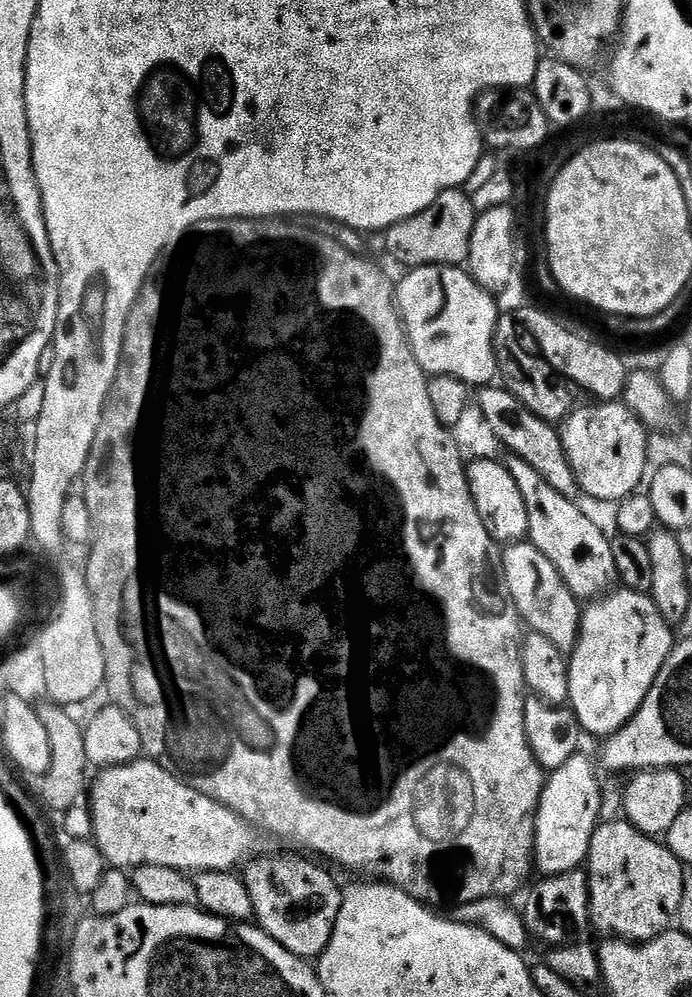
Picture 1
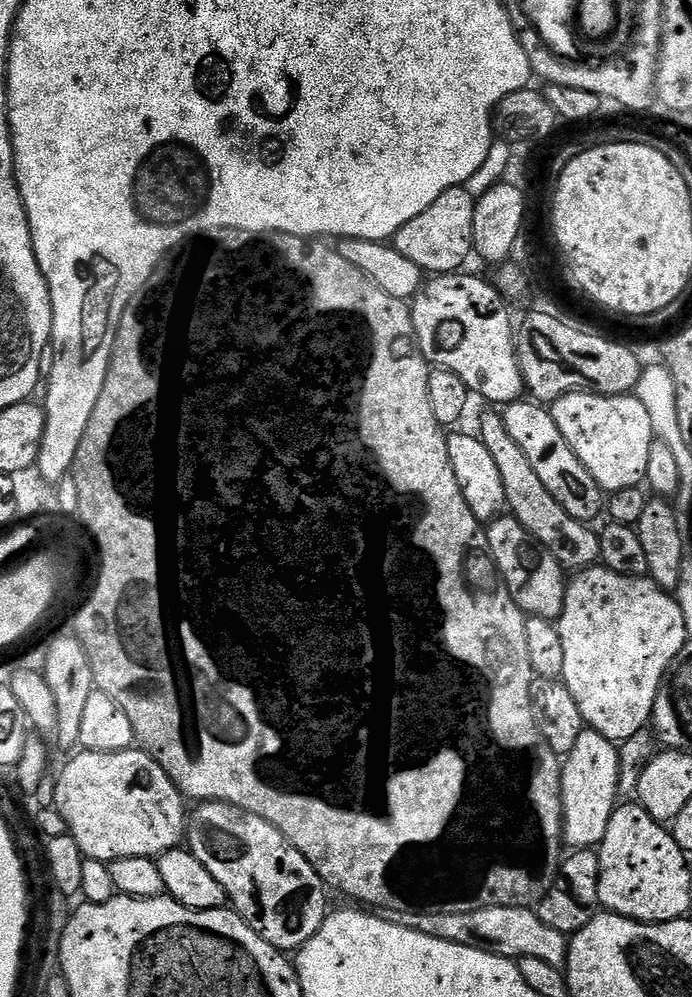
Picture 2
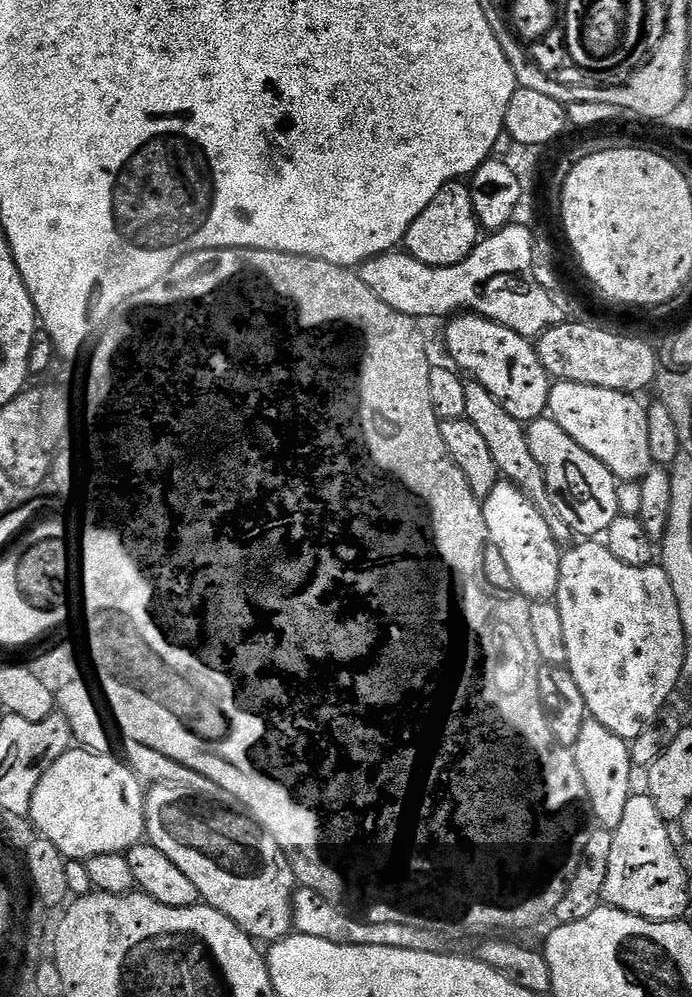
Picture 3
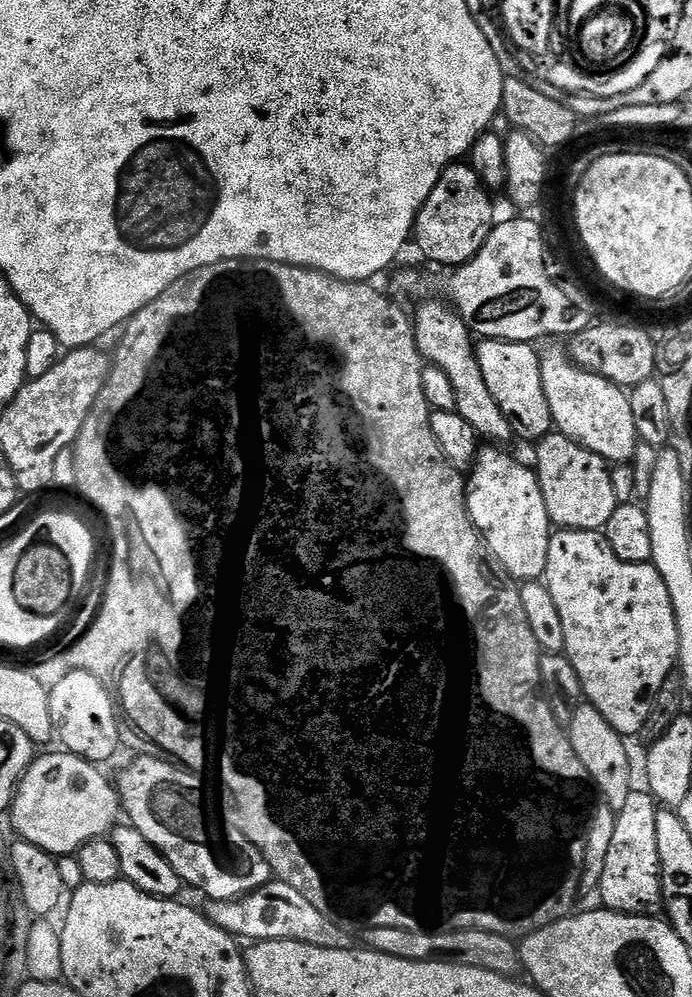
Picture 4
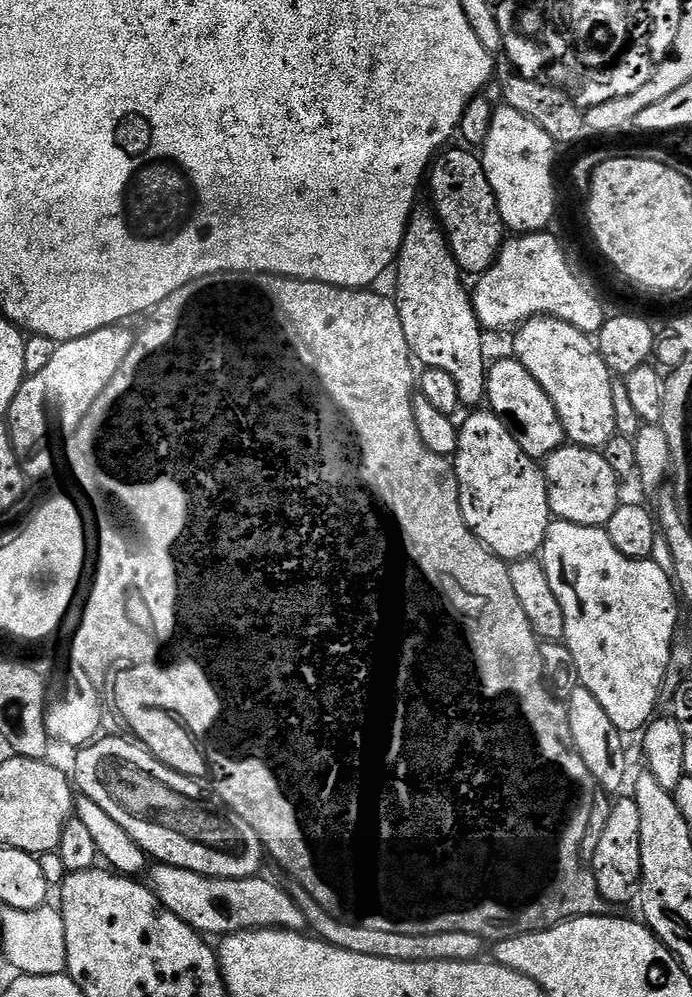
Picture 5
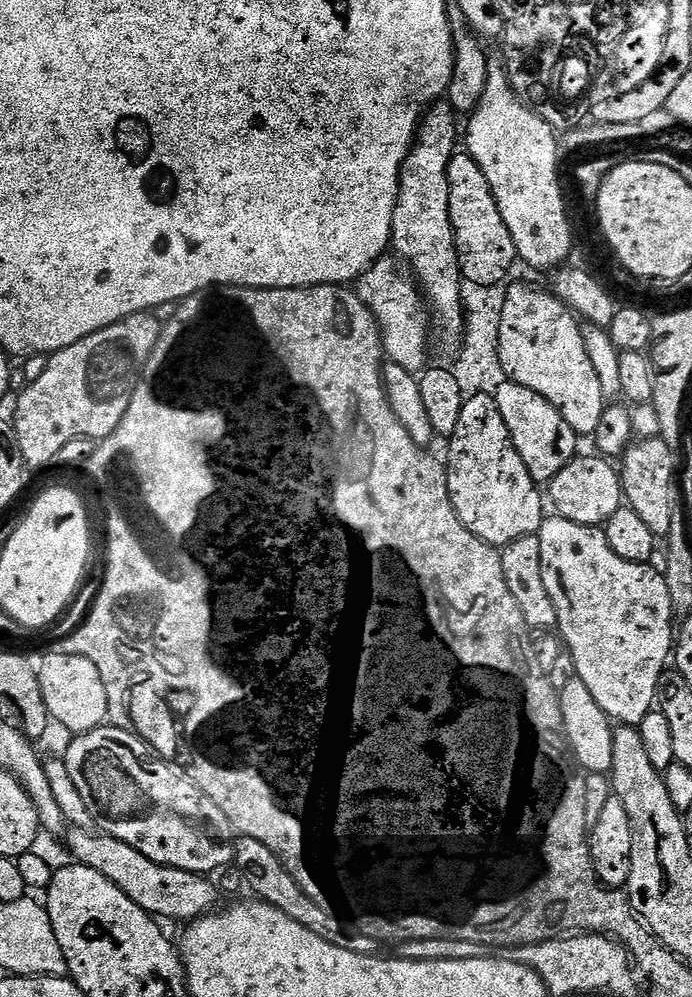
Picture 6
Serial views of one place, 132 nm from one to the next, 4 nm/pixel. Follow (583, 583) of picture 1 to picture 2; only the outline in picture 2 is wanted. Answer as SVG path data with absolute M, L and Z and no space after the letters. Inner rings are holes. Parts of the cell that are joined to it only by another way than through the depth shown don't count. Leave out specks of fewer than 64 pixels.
M488 410L482 418L482 430L479 436L481 442L490 450L494 457L494 463L502 474L502 482L506 485L506 498L508 499L507 511L516 517L517 522L537 540L542 547L550 550L561 568L571 570L573 573L584 571L586 568L597 567L600 559L600 537L597 529L589 526L585 521L575 520L542 486L542 478L534 474L534 466L530 466L530 458L522 454L518 442L510 438L506 430L506 422L503 415L496 410ZM572 568L572 569L571 569Z

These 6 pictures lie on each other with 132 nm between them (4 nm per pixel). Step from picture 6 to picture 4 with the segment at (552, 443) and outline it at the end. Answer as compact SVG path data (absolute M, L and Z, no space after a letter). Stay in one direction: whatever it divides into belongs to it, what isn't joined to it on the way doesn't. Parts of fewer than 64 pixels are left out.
M481 339L476 344L478 366L482 370L482 378L486 378L486 386L490 386L490 394L494 394L494 402L506 414L512 424L513 433L524 440L539 442L553 431L554 425L550 414L550 402L546 402L546 390L542 390L541 353L531 343L518 341Z

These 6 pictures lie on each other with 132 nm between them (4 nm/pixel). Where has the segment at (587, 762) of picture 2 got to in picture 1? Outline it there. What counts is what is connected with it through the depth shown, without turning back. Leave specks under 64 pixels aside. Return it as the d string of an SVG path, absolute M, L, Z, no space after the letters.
M578 754L544 781L540 805L536 811L537 869L544 876L566 874L587 861L590 842L600 824L602 780L596 777L596 768L585 754Z

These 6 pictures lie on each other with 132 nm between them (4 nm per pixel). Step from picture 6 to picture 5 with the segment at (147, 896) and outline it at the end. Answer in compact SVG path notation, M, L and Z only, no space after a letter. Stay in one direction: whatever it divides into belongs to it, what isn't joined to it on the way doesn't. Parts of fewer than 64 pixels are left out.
M157 863L155 867L151 869L152 892L162 902L162 906L166 906L166 910L178 914L182 922L189 924L198 933L223 938L234 932L251 932L261 928L299 933L305 931L304 915L302 910L298 910L291 893L286 890L283 892L272 880L264 880L263 875L241 880L219 880L169 864Z

